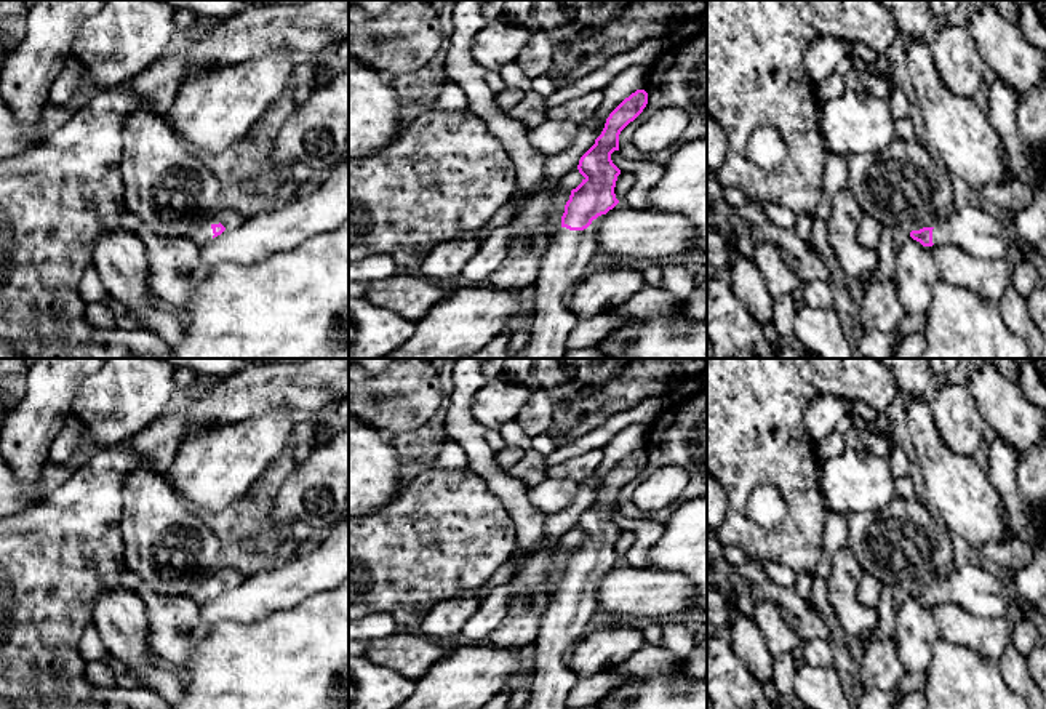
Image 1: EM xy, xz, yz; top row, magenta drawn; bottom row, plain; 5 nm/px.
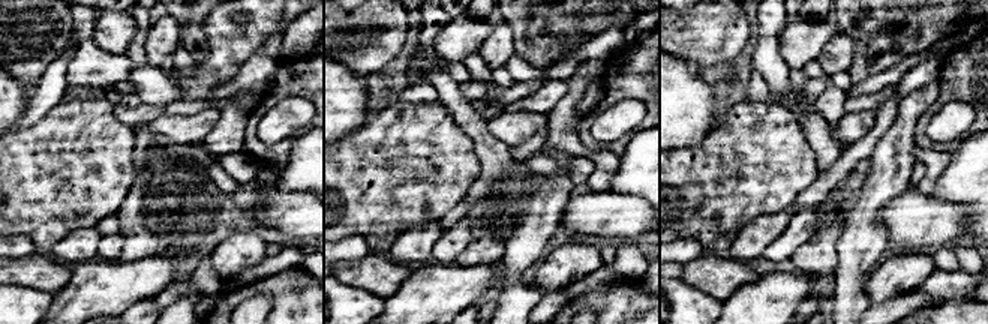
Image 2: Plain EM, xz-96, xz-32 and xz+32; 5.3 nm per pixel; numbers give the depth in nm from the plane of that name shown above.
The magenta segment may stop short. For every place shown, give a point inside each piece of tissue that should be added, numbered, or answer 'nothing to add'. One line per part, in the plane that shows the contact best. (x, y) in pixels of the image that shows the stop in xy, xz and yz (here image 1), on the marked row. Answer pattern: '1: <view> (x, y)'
1: xy (227, 218)

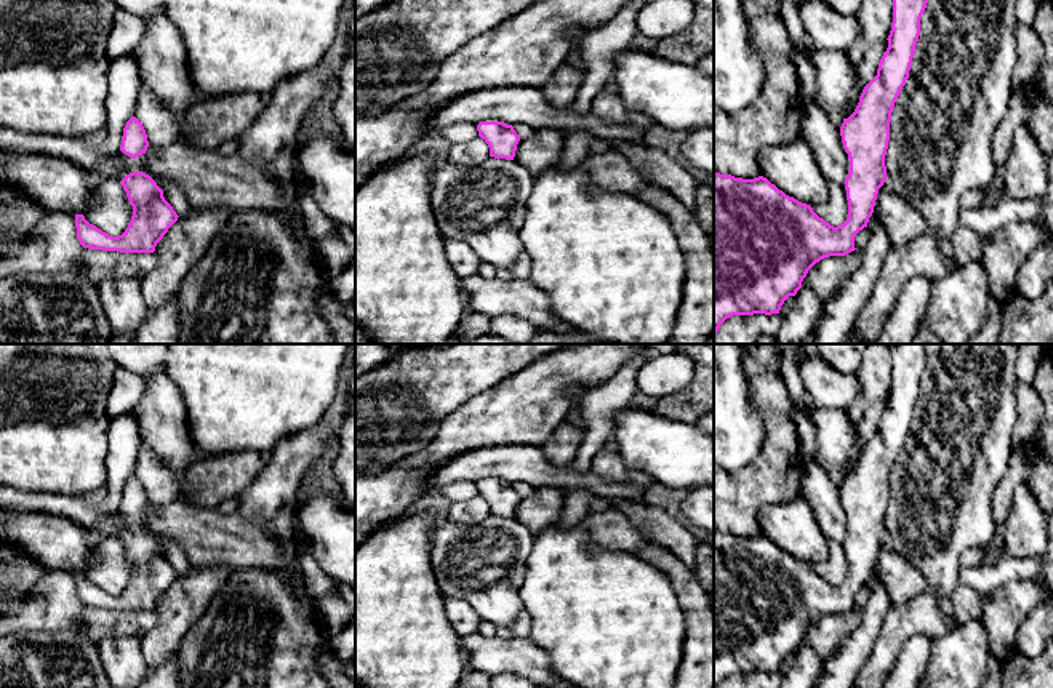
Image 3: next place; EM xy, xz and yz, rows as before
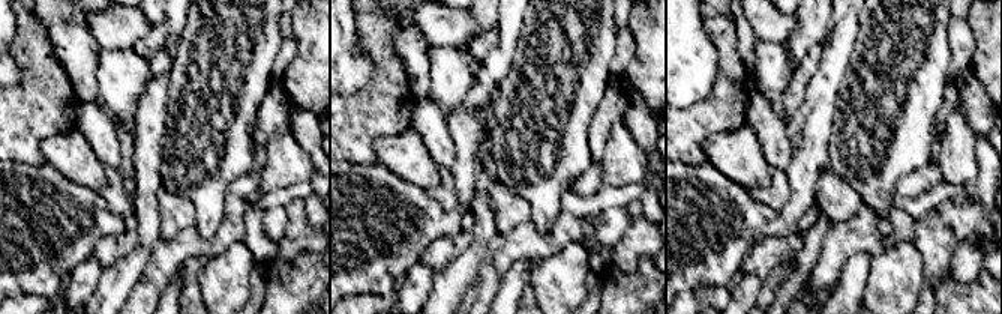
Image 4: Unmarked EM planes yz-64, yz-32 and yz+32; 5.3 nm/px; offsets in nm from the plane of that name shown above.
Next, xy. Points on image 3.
nothing to add

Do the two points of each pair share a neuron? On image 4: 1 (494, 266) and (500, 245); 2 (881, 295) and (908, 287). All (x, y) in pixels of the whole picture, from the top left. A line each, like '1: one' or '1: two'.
1: one
2: one

